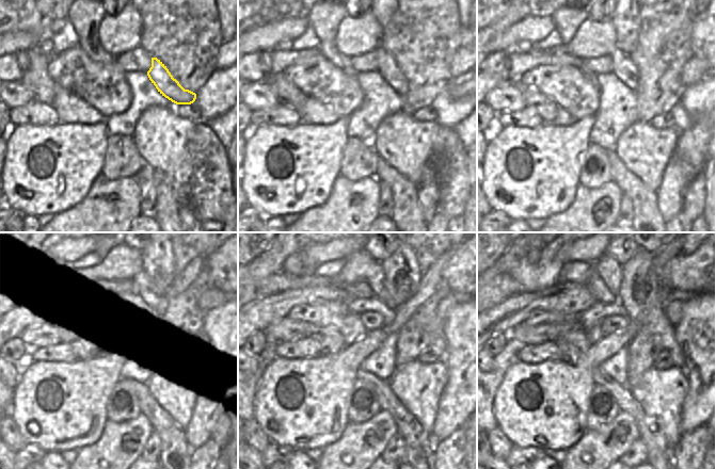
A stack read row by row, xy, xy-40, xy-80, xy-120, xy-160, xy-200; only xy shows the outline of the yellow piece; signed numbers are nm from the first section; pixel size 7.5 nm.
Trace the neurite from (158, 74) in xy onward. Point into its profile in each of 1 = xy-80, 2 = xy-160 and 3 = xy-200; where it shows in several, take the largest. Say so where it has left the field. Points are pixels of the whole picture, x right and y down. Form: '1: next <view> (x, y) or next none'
1: next xy-80 (622, 65)
2: next xy-160 (375, 278)
3: next xy-200 (606, 267)

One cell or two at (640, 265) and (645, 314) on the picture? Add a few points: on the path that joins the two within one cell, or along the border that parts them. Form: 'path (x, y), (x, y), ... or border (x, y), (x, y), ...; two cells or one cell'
path (640, 277), (640, 293), (645, 303); one cell

